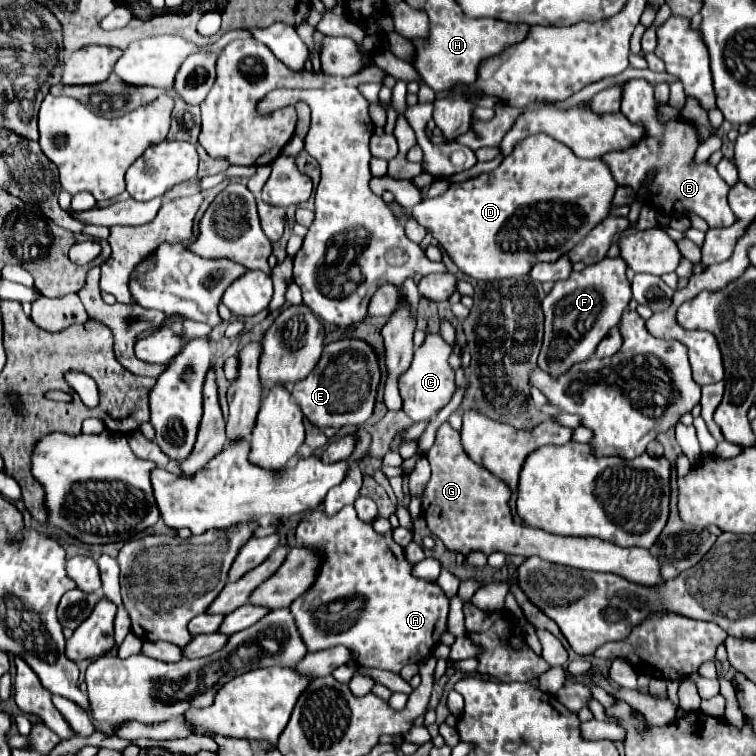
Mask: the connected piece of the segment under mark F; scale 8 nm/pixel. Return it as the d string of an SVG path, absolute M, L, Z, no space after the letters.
M602 258L586 266L582 272L572 272L566 280L558 280L542 300L544 310L544 344L538 356L538 366L548 374L562 374L568 366L586 360L596 350L600 338L620 322L622 312L632 298L630 282L626 278L626 262L616 258Z

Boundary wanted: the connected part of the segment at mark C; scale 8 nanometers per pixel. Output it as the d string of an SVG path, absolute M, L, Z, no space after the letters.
M428 334L424 344L416 348L412 364L406 372L398 378L398 388L402 396L402 410L412 418L412 422L418 420L430 420L442 406L446 406L454 394L454 370L448 364L452 348L442 340L440 334Z

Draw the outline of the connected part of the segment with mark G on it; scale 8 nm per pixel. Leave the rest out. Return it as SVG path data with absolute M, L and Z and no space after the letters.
M448 422L438 428L436 442L428 452L428 462L432 468L432 478L424 488L422 516L426 518L430 532L438 536L448 550L458 550L462 554L482 550L484 554L504 552L524 558L538 556L546 562L570 568L612 572L646 586L660 582L660 564L646 548L622 548L600 538L556 536L538 528L516 524L508 508L508 500L512 496L510 486L466 454L460 442L460 432L456 432Z

